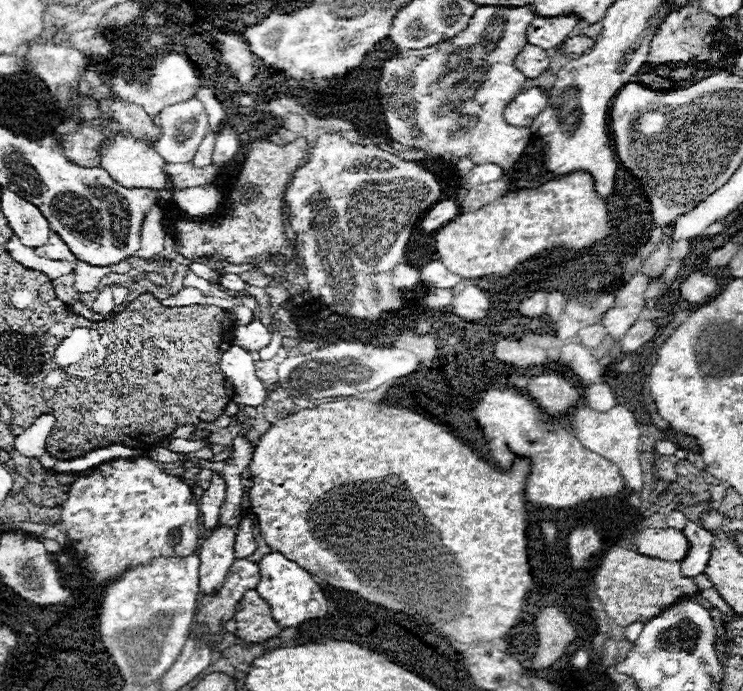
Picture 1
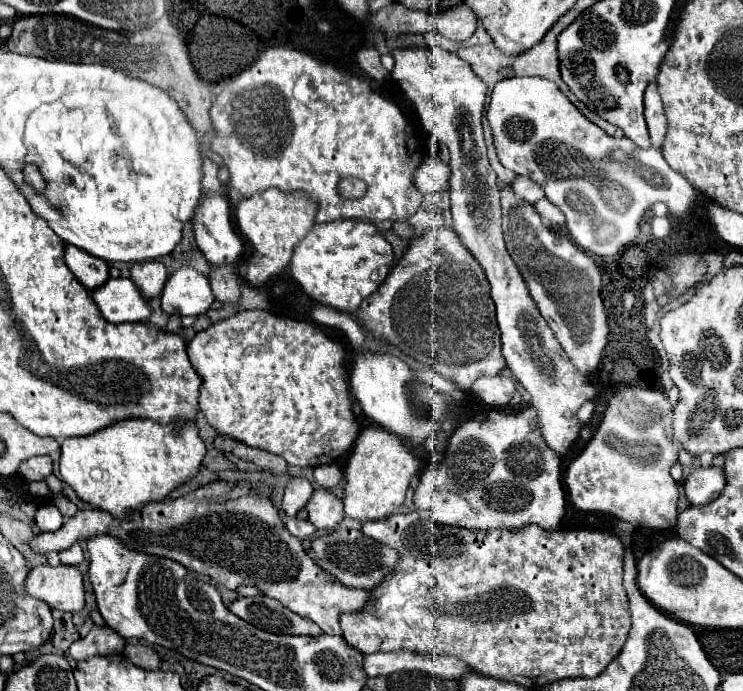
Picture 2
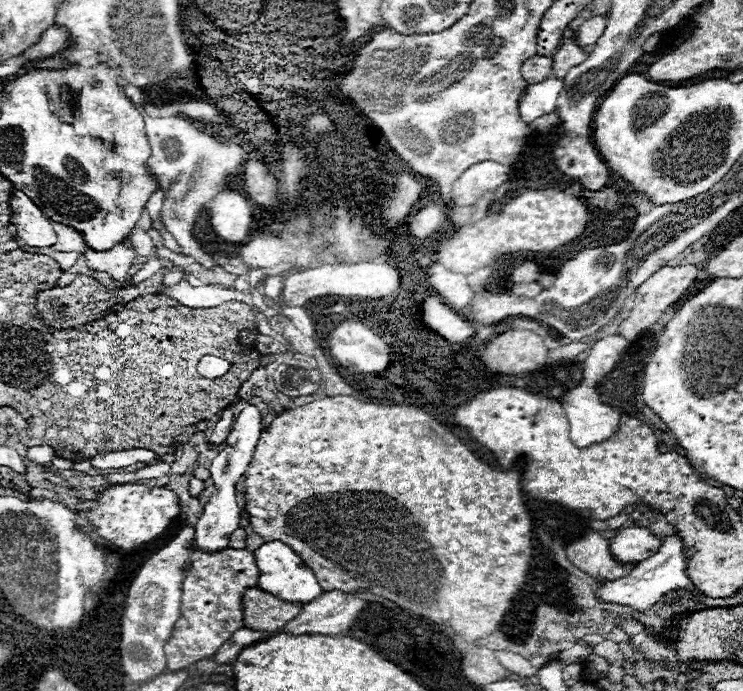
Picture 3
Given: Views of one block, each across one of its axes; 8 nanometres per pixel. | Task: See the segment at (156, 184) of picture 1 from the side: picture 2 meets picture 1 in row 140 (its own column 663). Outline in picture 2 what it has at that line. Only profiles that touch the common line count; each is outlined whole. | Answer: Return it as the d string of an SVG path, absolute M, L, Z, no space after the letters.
M652 82L646 88L646 96L644 96L644 118L650 130L650 140L654 148L662 148L664 144L664 136L666 136L666 116L664 116L664 106L662 106L662 98L656 90L656 84Z

